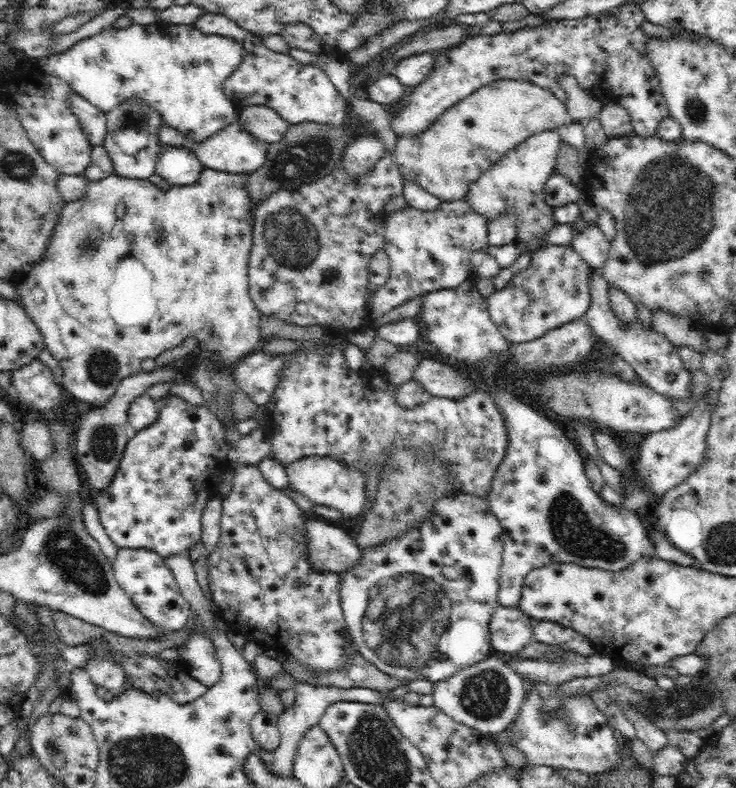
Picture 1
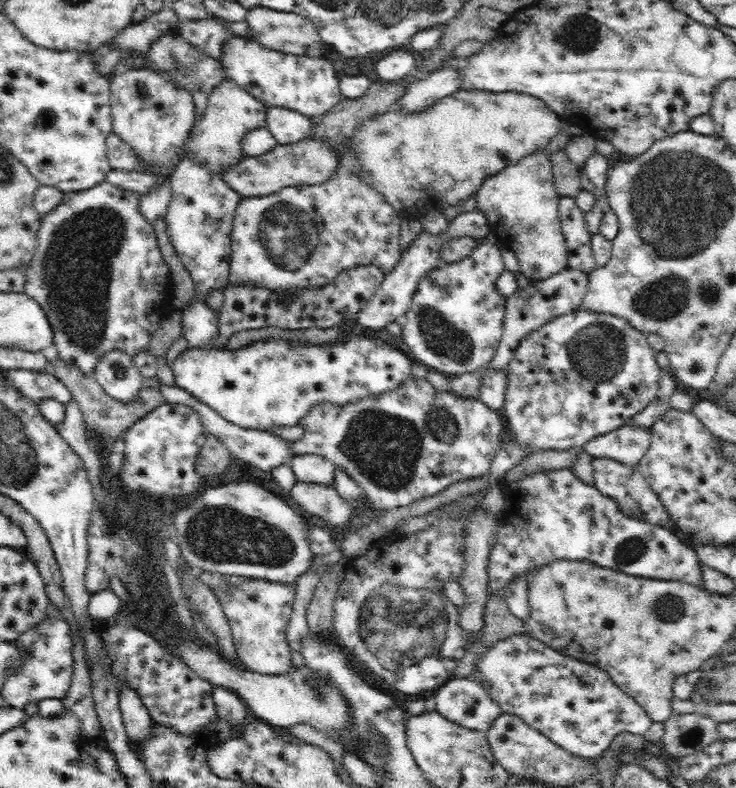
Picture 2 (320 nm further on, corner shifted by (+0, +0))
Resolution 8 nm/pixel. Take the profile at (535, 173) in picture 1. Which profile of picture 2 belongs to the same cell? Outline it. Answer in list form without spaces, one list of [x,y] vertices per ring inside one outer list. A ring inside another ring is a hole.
[[[545,150],[527,154],[515,165],[487,178],[474,197],[476,209],[488,219],[489,230],[498,237],[502,248],[516,253],[519,270],[528,279],[548,279],[568,267],[568,249],[559,217],[561,196],[554,186],[552,161]]]

